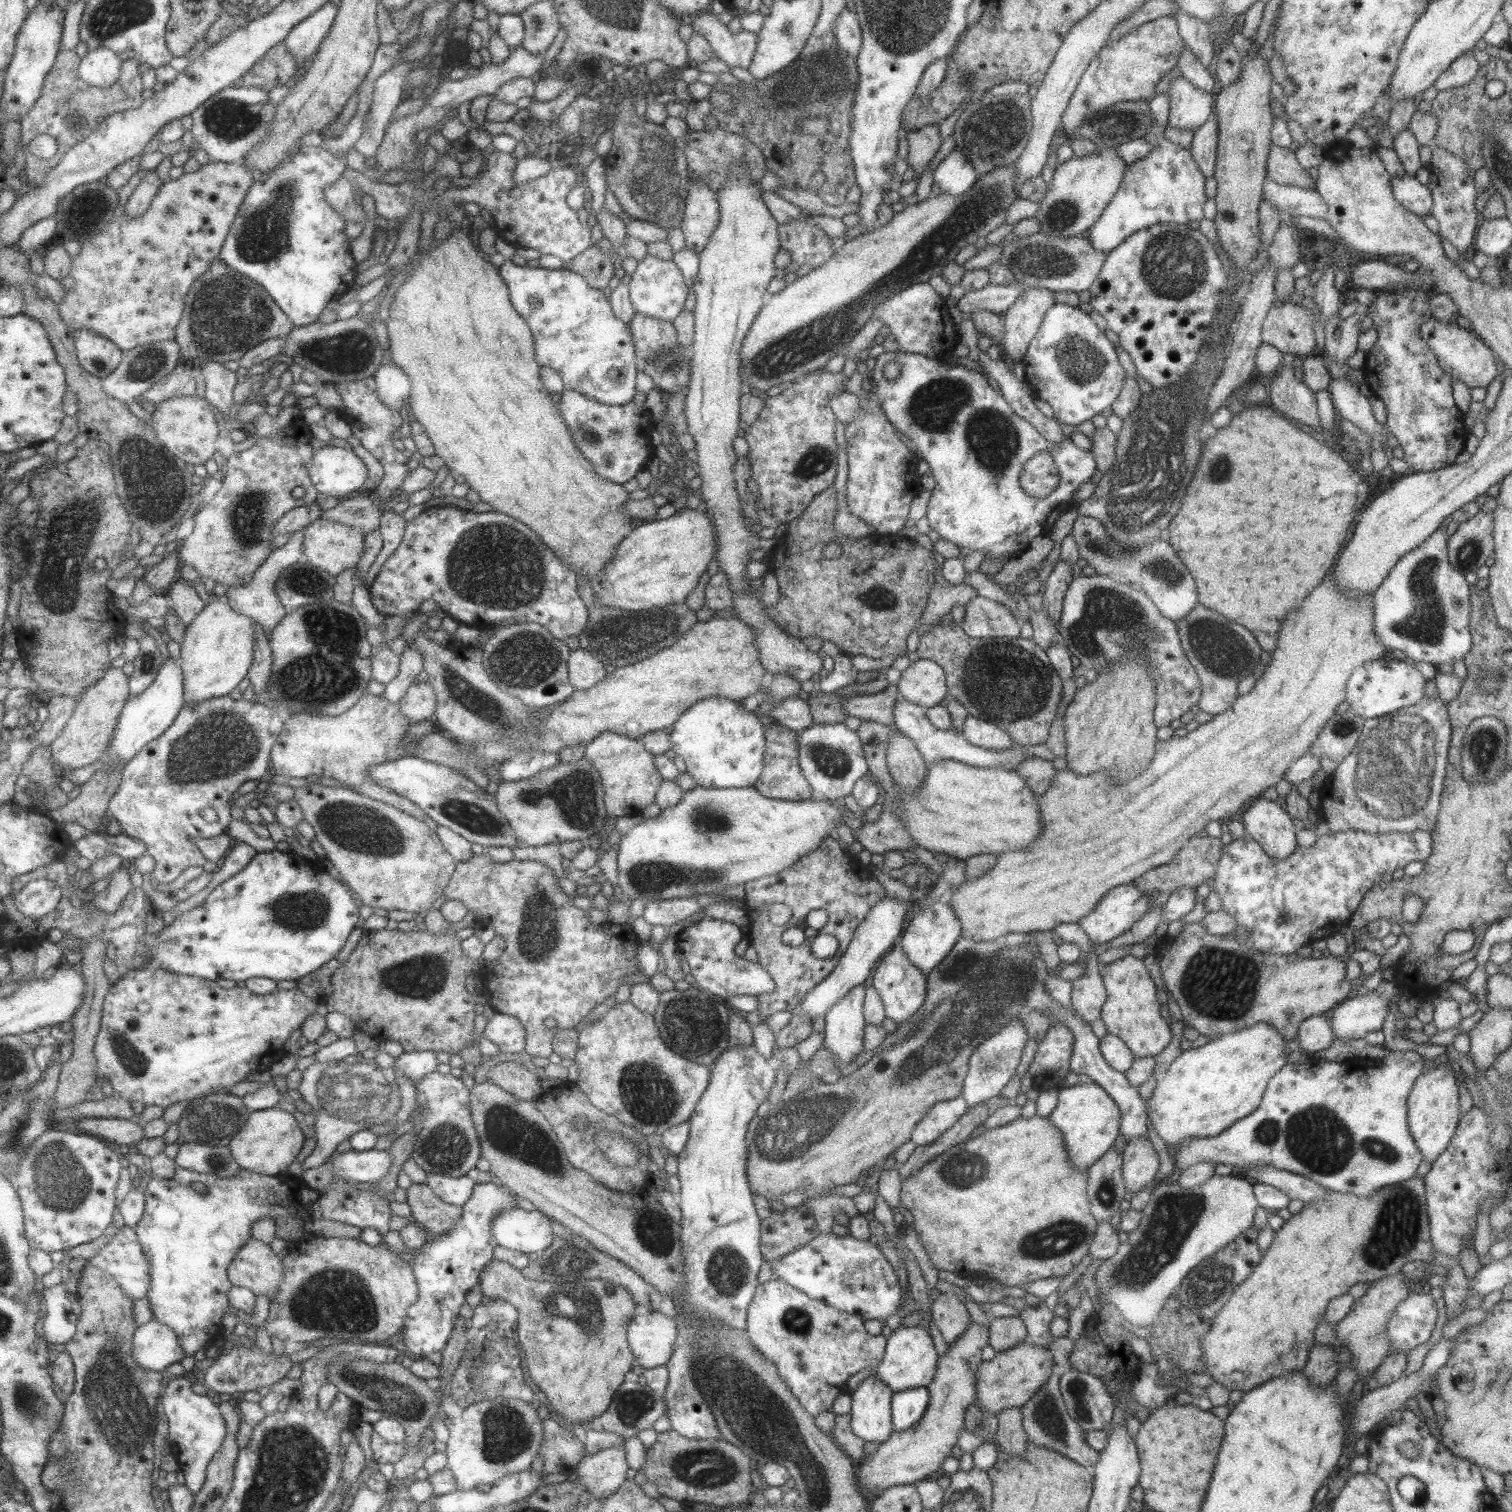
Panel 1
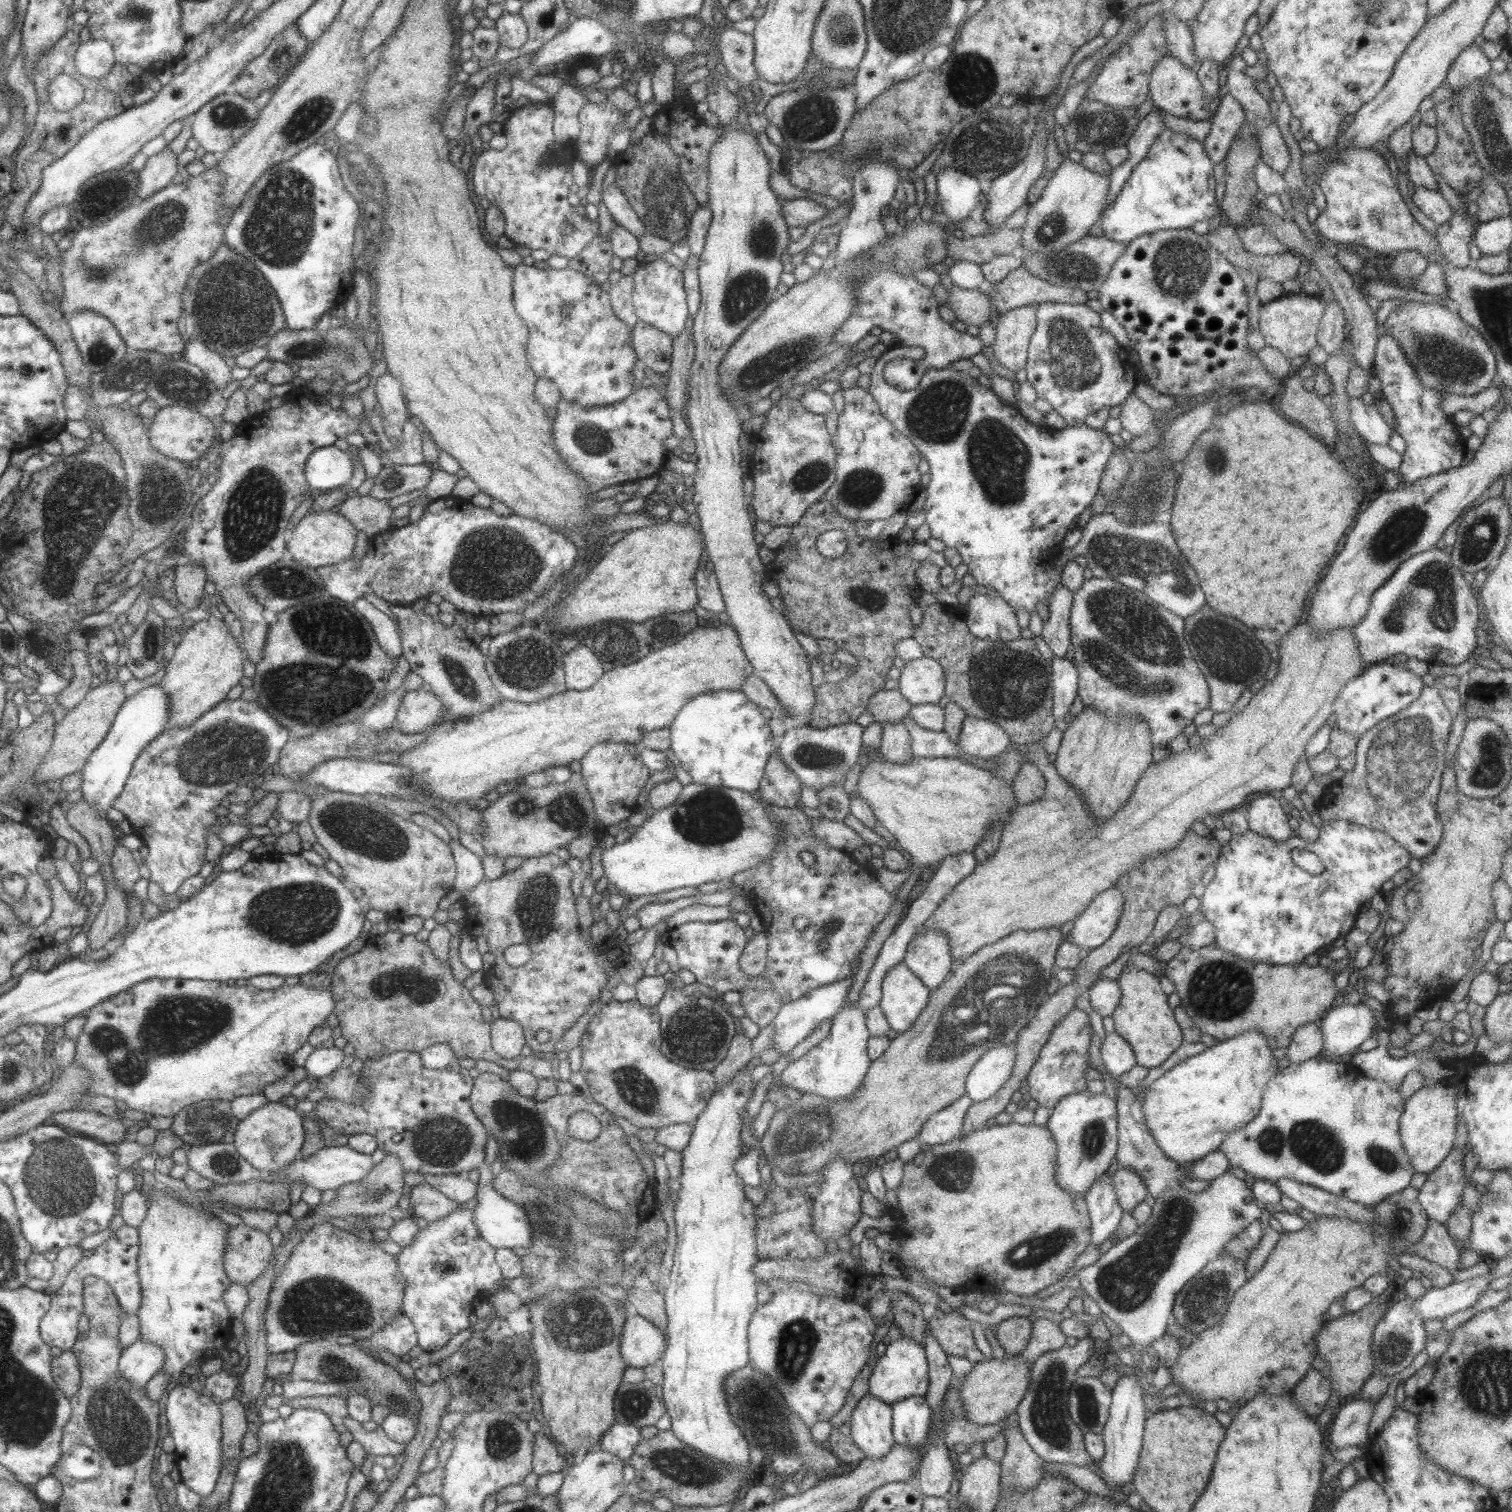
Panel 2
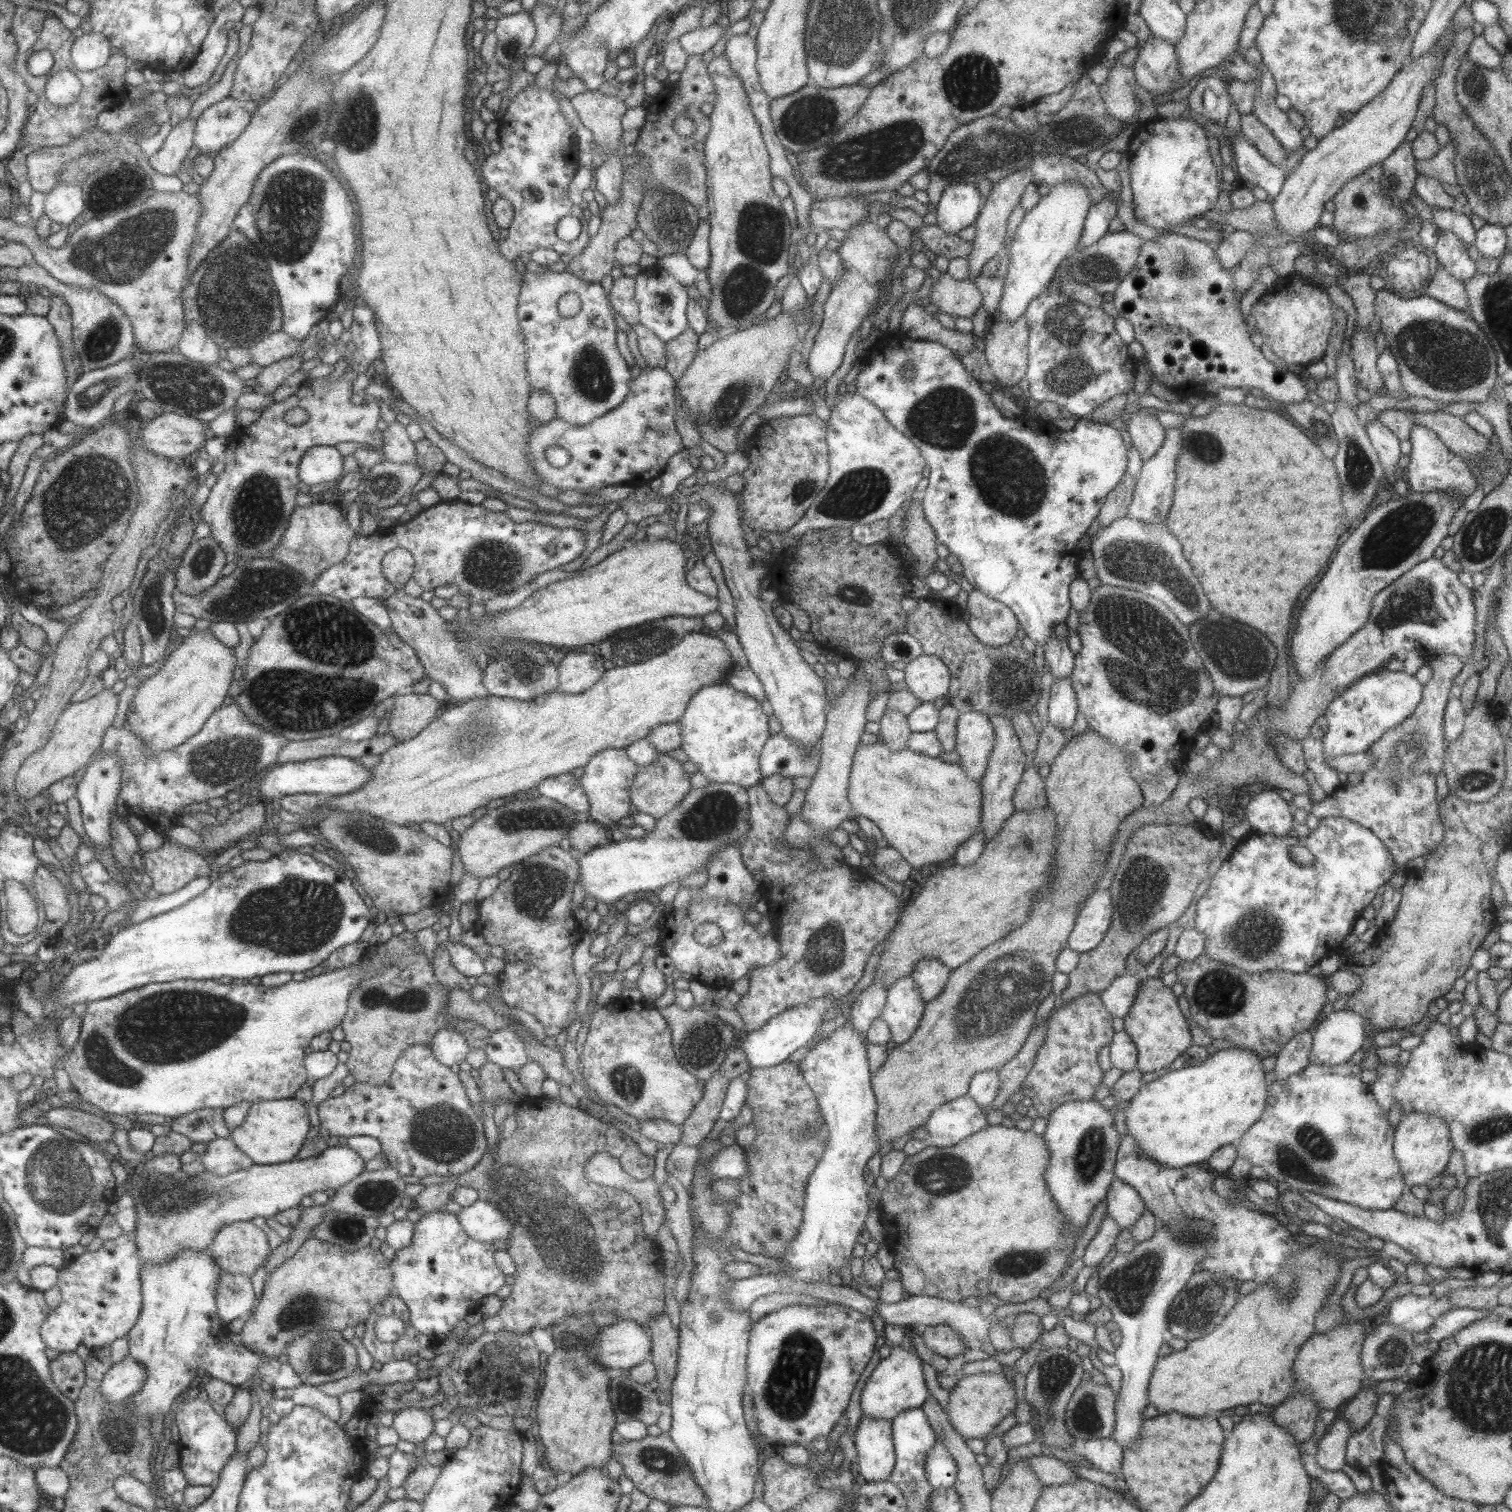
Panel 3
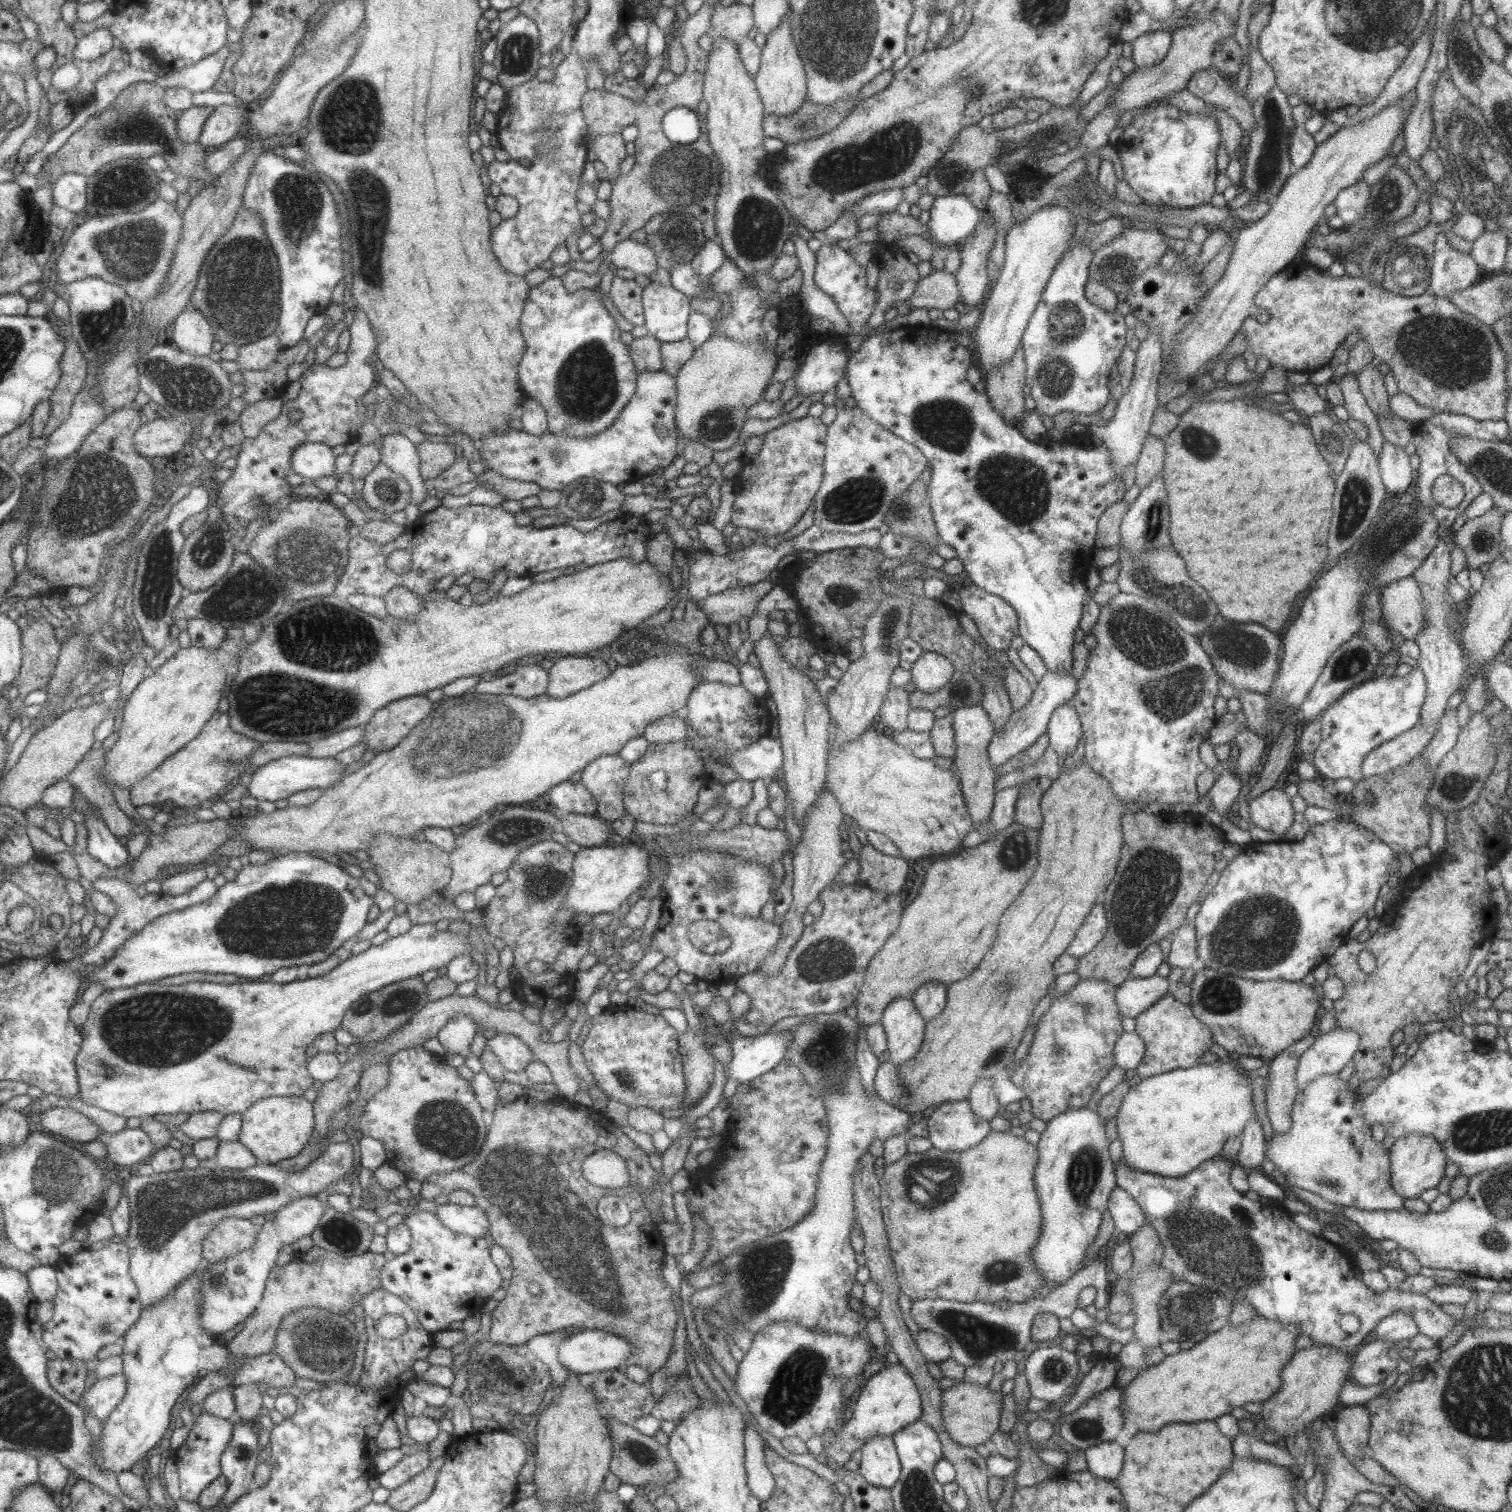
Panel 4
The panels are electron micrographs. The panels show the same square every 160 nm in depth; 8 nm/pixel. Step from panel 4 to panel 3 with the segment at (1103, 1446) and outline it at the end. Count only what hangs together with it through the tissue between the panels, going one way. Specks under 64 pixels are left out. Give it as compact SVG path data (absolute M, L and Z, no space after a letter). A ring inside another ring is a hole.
M1112 1437L1084 1440L1079 1449L1091 1466L1101 1472L1115 1473L1122 1468L1122 1448Z

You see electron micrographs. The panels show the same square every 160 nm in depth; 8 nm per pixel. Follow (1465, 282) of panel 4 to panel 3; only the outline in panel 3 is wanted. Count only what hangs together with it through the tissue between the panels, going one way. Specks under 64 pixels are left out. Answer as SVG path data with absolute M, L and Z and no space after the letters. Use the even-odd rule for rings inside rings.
M1437 231L1437 240L1432 248L1438 266L1447 270L1455 280L1465 282L1474 276L1474 261L1469 258L1464 244L1451 231Z

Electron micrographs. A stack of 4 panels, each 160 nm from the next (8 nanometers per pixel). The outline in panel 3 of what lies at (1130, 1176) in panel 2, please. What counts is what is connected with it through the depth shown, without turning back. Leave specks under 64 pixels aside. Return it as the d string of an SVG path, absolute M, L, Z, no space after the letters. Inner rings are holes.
M1115 1177L1110 1182L1101 1208L1107 1210L1121 1230L1130 1230L1133 1222L1146 1209L1136 1190Z

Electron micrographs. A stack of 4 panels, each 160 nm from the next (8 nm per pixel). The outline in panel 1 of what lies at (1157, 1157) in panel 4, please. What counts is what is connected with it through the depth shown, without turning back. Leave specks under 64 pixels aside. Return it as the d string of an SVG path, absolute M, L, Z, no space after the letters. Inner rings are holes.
M1259 1022L1245 1030L1230 1032L1210 1039L1202 1046L1182 1051L1158 1077L1145 1107L1153 1128L1169 1150L1175 1149L1183 1139L1189 1137L1217 1136L1235 1121L1251 1114L1260 1103L1268 1080L1287 1062L1285 1043L1286 1040L1273 1026Z

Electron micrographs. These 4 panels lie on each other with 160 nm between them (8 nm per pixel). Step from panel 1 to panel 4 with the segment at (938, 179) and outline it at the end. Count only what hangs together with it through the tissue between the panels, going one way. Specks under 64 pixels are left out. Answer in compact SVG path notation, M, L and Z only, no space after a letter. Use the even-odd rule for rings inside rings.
M963 193L934 197L928 211L931 241L940 245L950 245L969 237L981 214Z

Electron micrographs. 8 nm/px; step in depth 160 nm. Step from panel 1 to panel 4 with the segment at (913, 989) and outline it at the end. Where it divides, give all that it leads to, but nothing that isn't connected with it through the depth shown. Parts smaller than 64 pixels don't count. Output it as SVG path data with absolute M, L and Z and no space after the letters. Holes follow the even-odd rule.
M899 997L889 1001L879 1021L891 1064L899 1066L919 1050L925 1022L911 998Z

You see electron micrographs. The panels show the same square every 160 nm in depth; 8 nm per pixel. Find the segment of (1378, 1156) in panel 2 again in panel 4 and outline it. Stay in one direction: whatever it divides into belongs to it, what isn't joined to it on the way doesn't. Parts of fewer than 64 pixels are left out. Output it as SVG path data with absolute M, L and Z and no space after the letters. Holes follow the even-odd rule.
M1322 1074L1321 1076L1313 1078L1310 1080L1304 1089L1299 1089L1298 1093L1295 1095L1293 1104L1290 1106L1290 1117L1291 1117L1291 1126L1282 1133L1273 1132L1272 1138L1266 1141L1264 1146L1264 1158L1269 1160L1274 1164L1274 1167L1277 1168L1279 1174L1284 1176L1287 1184L1297 1186L1297 1188L1302 1188L1303 1190L1309 1190L1313 1194L1317 1194L1321 1198L1331 1202L1331 1204L1336 1204L1341 1207L1353 1207L1359 1210L1368 1210L1368 1211L1382 1211L1382 1210L1397 1210L1402 1207L1402 1199L1397 1193L1392 1189L1392 1184L1390 1181L1390 1152L1388 1148L1383 1144L1383 1142L1376 1142L1373 1137L1371 1137L1370 1126L1364 1121L1362 1110L1362 1092L1359 1090L1353 1092L1347 1089L1347 1082L1343 1082L1339 1079L1339 1074Z

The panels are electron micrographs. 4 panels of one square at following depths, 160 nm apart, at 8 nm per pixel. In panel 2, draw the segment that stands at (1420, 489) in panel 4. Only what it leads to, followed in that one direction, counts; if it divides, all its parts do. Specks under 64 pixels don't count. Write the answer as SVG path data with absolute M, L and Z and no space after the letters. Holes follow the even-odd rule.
M1387 333L1377 338L1371 376L1377 395L1387 402L1393 412L1393 430L1406 444L1396 472L1403 482L1410 483L1432 474L1444 473L1464 463L1468 453L1463 440L1454 429L1452 416L1439 408L1441 398L1445 394L1422 385L1414 366L1399 348L1395 338L1391 338Z

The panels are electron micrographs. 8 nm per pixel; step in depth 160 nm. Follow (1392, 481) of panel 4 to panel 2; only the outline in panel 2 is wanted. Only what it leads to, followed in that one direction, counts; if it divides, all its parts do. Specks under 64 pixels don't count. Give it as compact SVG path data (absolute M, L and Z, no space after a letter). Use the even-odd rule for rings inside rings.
M1349 397L1349 419L1363 440L1387 445L1393 428L1385 422L1374 406L1367 406L1361 397Z

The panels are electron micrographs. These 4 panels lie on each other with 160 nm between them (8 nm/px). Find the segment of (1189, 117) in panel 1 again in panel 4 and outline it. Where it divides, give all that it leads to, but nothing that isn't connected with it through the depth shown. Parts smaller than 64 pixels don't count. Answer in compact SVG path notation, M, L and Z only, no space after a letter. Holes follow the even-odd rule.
M1168 30L1149 31L1139 35L1135 40L1129 42L1132 48L1131 60L1135 70L1147 70L1165 58L1172 41Z

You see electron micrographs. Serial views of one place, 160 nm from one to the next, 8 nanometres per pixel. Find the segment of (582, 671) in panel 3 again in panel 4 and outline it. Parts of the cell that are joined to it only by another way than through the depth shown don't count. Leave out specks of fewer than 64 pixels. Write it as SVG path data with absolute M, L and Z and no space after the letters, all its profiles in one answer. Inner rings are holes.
M566 655L546 668L549 677L546 693L553 698L565 698L573 692L579 692L610 673L603 660L587 656L583 658L581 655Z

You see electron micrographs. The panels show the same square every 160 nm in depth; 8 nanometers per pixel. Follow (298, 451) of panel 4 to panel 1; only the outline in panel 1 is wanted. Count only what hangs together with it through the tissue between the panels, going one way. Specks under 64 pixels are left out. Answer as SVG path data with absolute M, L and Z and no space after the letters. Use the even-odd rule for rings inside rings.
M323 446L313 453L306 469L319 494L340 499L355 490L365 491L367 468L351 449Z

